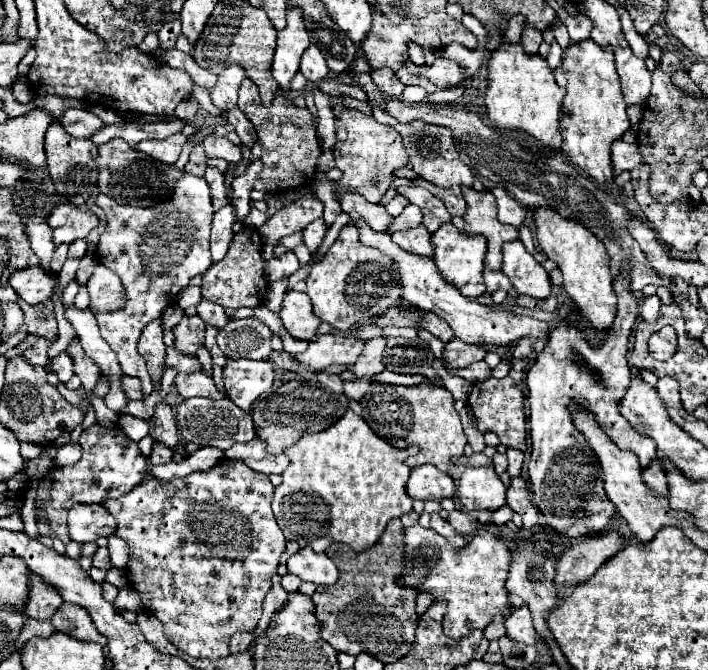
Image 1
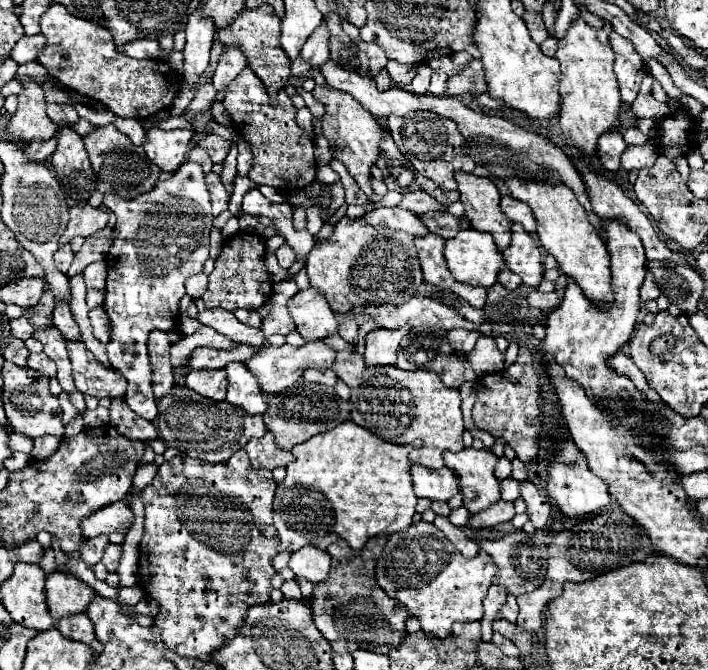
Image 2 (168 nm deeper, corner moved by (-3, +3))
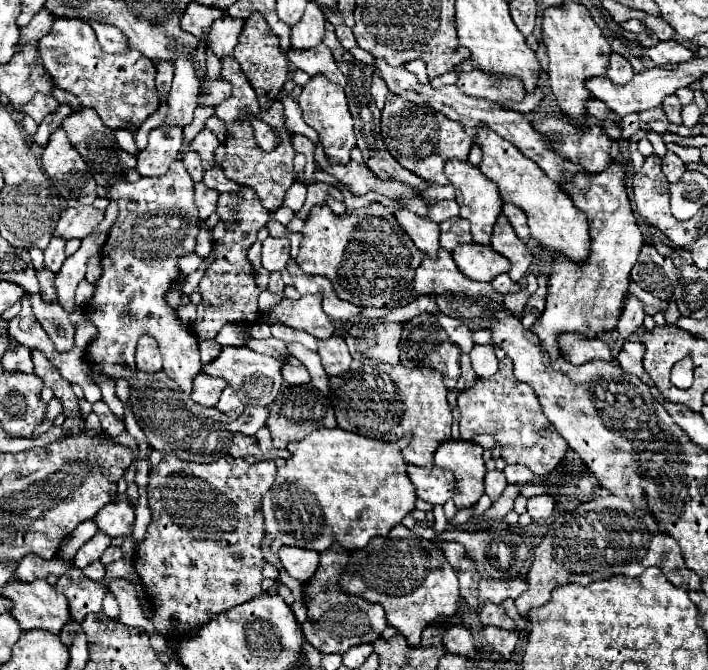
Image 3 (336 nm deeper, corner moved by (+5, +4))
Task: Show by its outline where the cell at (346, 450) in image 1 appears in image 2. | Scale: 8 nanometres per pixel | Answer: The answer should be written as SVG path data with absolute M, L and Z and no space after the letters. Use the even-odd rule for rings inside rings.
M351 420L295 446L291 450L295 460L287 464L287 476L277 484L273 502L279 552L295 552L303 546L327 550L339 538L359 550L373 536L407 530L417 506L407 458L412 449L383 442Z

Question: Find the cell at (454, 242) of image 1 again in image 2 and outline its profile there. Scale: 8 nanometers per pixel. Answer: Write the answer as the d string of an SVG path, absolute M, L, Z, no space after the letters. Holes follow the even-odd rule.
M473 228L461 230L455 238L445 242L445 258L451 274L471 286L493 286L505 268L503 254L497 250L491 234Z

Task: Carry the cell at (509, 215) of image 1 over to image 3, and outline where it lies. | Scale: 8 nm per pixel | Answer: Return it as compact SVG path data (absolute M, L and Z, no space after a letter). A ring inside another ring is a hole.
M503 203L503 215L511 221L515 233L521 237L521 239L527 239L529 237L529 225L527 225L527 217L525 213L515 207L515 205L509 205L509 203Z

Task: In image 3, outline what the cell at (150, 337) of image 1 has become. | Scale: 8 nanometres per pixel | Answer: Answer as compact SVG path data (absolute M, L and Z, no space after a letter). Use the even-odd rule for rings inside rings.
M149 335L139 339L137 345L137 369L143 373L157 373L161 371L161 353L157 341Z

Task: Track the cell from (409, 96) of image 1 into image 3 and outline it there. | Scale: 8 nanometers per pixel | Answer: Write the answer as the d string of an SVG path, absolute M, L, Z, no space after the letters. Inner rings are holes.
M415 59L415 61L409 61L407 65L405 65L415 77L419 77L421 81L429 81L429 77L427 77L427 71L425 71L425 63L421 61L421 59Z

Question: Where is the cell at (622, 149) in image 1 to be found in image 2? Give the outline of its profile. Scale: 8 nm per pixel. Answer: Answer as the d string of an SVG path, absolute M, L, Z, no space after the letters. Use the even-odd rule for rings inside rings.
M611 130L611 132L599 136L597 156L599 156L599 162L605 166L605 170L615 172L619 168L619 158L625 148L627 148L627 142L623 140L619 130Z

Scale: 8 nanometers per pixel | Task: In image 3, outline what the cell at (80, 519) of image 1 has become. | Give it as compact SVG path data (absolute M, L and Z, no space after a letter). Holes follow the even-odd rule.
M125 499L113 501L111 505L107 505L107 509L101 509L93 517L93 521L95 521L97 529L107 533L109 537L129 535L133 531L133 521L135 521L133 505Z

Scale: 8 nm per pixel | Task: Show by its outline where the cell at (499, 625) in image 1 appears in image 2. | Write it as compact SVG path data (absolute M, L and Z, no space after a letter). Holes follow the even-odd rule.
M507 594L507 602L501 608L501 616L505 620L509 620L509 622L515 622L517 620L517 614L519 614L519 606L515 602L515 596L513 594Z

